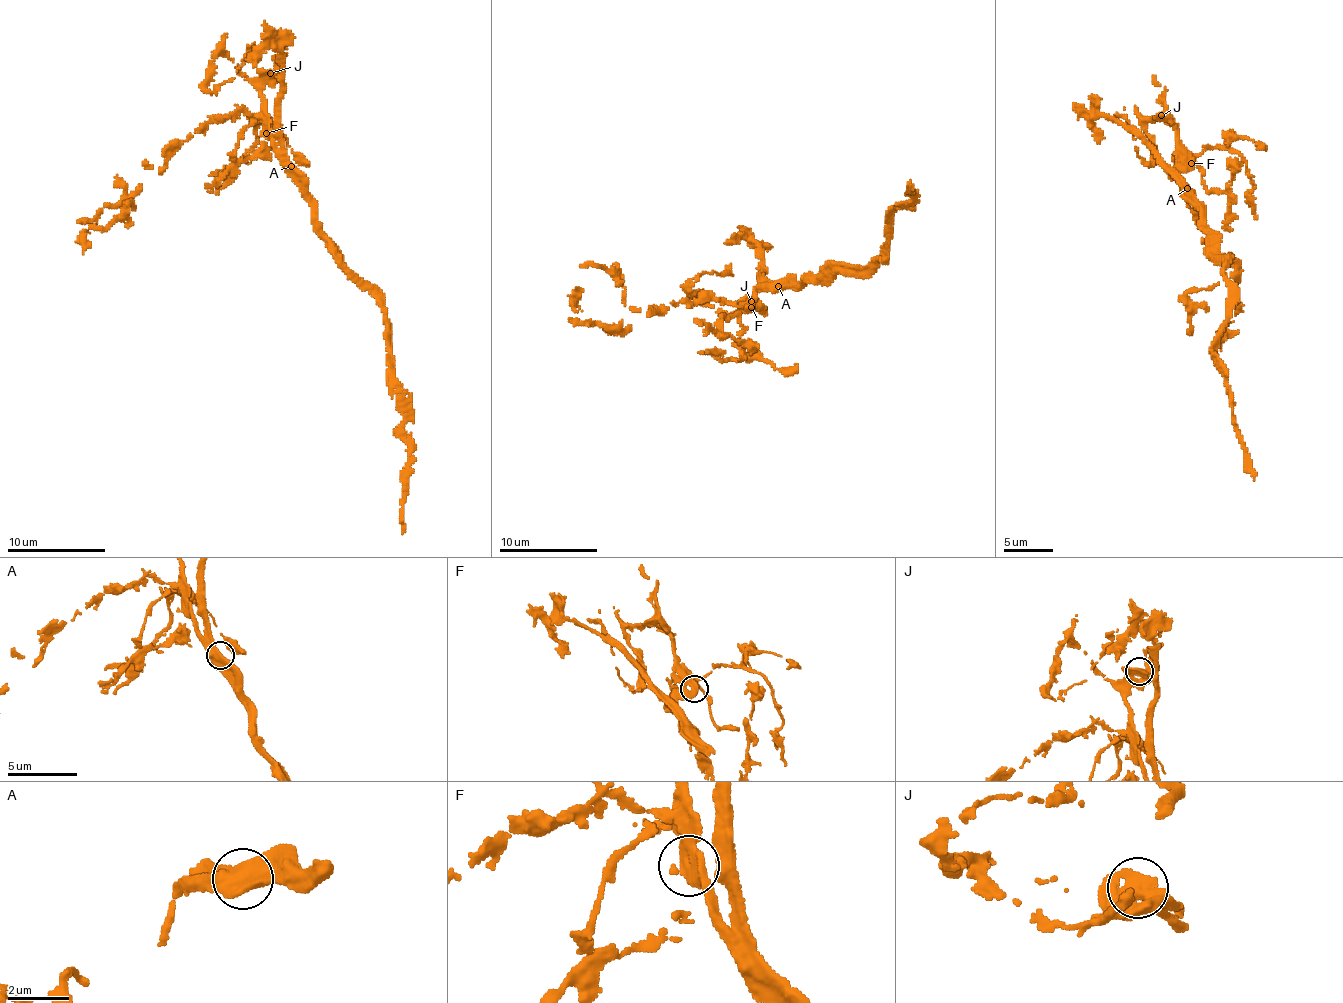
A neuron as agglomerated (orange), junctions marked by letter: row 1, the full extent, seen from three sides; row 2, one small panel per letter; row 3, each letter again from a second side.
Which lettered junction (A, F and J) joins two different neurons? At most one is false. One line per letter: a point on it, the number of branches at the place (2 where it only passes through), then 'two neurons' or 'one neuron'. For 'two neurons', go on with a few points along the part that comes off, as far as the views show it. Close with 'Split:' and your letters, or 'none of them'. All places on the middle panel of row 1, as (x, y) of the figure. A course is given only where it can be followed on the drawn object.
A: at (778, 286); 2 branches meet; two neurons; foreign part runs (777, 286), (798, 288), (807, 279), (817, 280), (836, 270), (848, 275), (876, 264)
F: at (751, 307); 2 branches meet; one neuron
J: at (751, 301); 2 branches meet; one neuron
Split: A

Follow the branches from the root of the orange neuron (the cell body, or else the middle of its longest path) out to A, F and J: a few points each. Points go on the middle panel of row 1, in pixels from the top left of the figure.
A: (800, 286), (777, 286)
F: (800, 286), (762, 287), (751, 306)
J: (800, 286), (762, 287), (753, 295), (749, 308), (744, 311), (751, 302)

